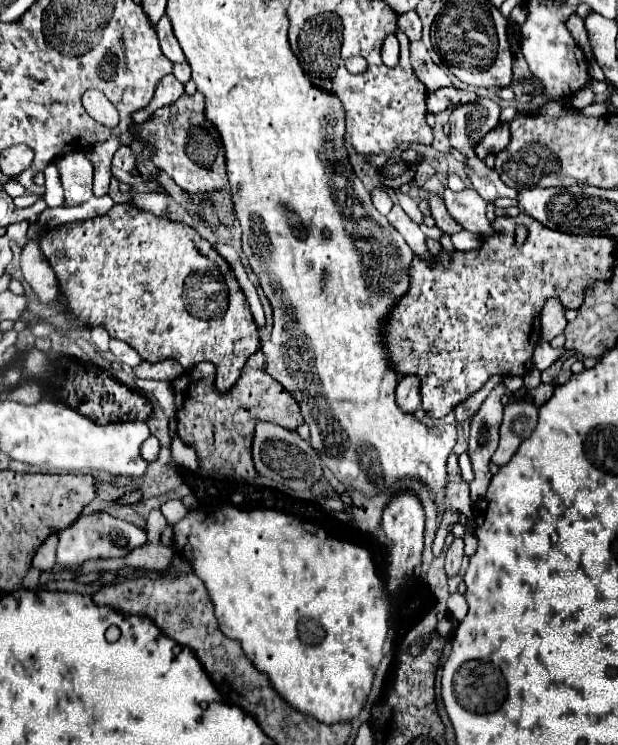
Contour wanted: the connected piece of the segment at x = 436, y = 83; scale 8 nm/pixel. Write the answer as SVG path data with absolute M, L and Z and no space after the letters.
M423 41L411 43L411 67L419 81L427 87L427 91L435 91L439 87L449 87L451 77L447 73L445 63L435 63L423 45Z

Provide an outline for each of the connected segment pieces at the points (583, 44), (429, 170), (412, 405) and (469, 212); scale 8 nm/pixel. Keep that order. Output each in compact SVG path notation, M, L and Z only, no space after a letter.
M573 13L573 15L567 19L567 29L569 29L569 33L573 35L573 39L577 41L577 45L579 45L579 47L585 51L585 57L591 61L591 59L593 59L591 45L589 45L589 41L587 41L587 35L585 35L583 19L581 19L577 13Z
M422 162L415 167L416 175L414 182L417 186L422 186L429 178L436 174L436 170L428 163Z
M407 375L399 381L397 391L395 391L395 399L401 411L405 413L415 413L421 399L419 399L419 379L415 375Z
M445 189L443 197L447 211L463 225L463 229L469 229L475 235L487 235L487 231L491 231L491 223L485 217L487 201L475 189L463 189L459 193Z

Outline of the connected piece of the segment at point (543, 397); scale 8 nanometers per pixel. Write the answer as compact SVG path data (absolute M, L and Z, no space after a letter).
M539 385L537 389L533 389L533 395L535 395L533 403L537 403L537 405L545 403L553 395L553 389L555 389L555 385Z

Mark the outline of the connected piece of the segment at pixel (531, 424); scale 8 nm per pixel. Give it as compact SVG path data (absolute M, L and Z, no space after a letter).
M527 401L509 403L505 407L503 423L501 423L501 441L497 451L493 453L495 465L505 465L511 461L519 445L533 433L537 425L537 407Z

